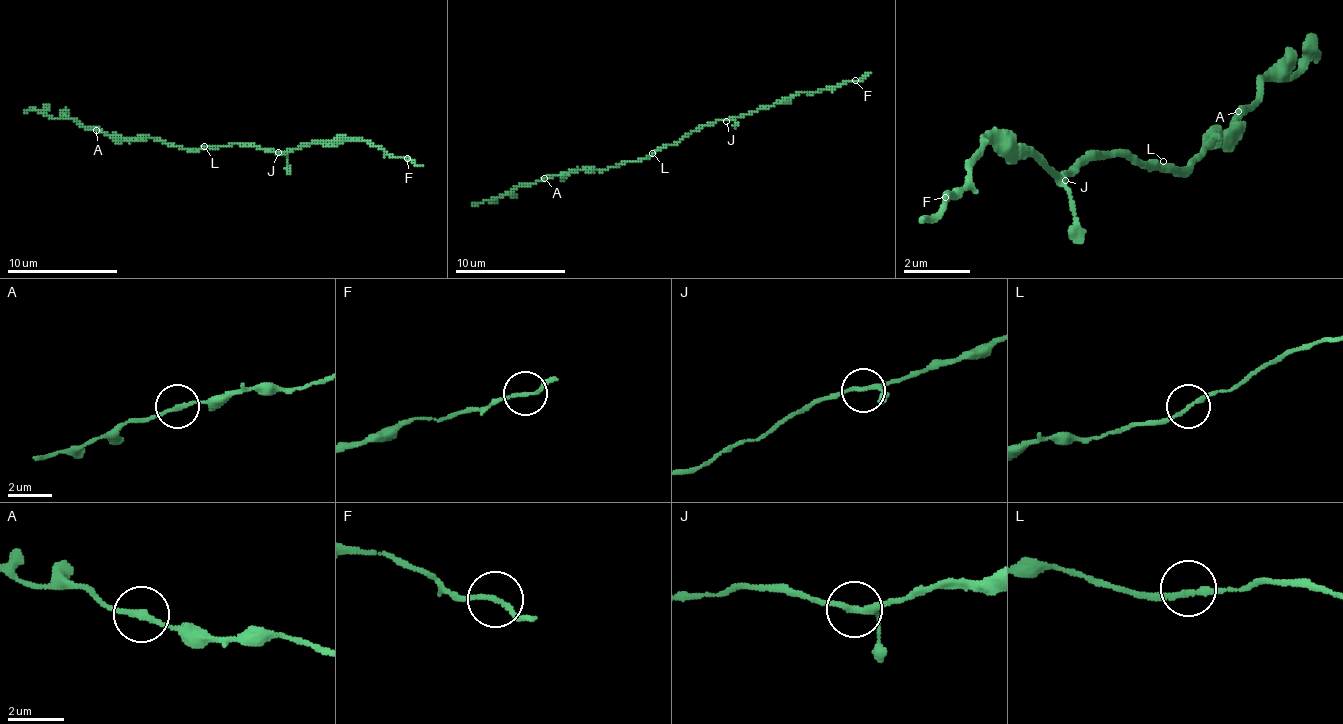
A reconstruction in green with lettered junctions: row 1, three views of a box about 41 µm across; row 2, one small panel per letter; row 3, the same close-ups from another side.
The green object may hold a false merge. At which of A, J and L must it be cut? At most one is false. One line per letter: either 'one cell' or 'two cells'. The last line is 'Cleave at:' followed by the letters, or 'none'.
A: one cell
J: one cell
L: one cell
Cleave at: none

